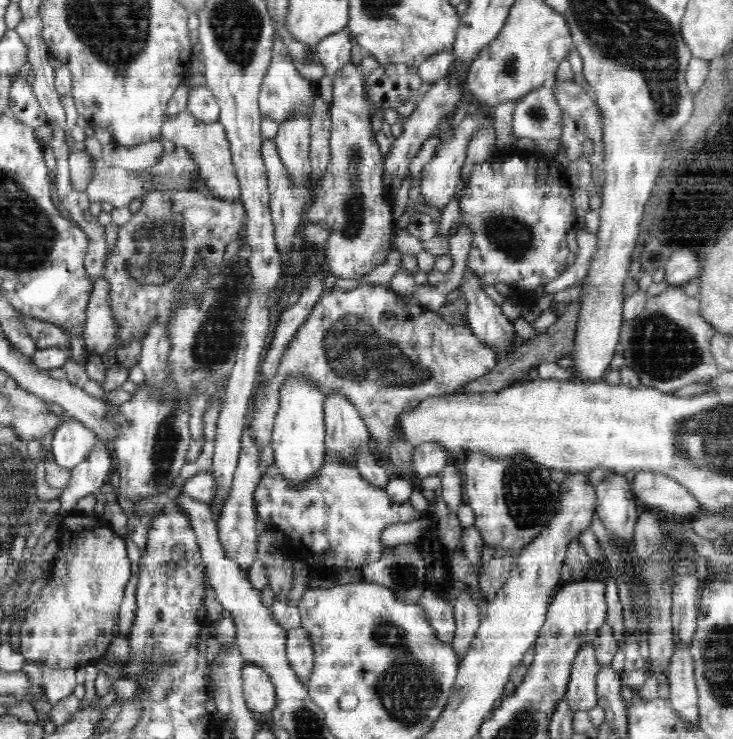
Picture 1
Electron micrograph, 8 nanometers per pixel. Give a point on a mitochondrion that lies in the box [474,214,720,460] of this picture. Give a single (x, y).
(663, 350)

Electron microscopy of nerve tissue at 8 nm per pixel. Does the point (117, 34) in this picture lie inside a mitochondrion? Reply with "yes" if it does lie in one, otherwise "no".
yes

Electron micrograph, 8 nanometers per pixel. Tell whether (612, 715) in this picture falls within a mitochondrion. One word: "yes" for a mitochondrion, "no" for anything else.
no

